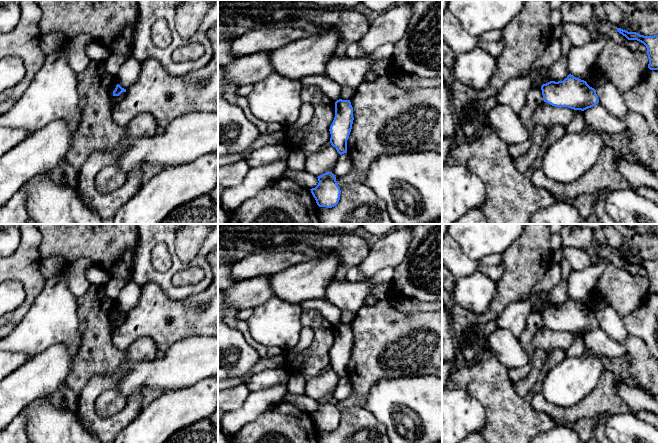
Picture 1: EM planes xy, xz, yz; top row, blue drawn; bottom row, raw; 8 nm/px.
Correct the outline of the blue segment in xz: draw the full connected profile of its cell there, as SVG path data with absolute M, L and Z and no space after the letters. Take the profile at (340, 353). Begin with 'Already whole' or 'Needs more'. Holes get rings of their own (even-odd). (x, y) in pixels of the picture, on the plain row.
Already whole. M339 323L335 326L335 341L330 350L330 367L342 379L347 377L347 364L353 348L353 331L350 324Z

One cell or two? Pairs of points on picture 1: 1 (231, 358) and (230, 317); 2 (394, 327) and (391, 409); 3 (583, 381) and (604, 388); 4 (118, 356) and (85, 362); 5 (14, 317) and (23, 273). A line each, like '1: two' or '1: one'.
1: two
2: two
3: two
4: one
5: one

